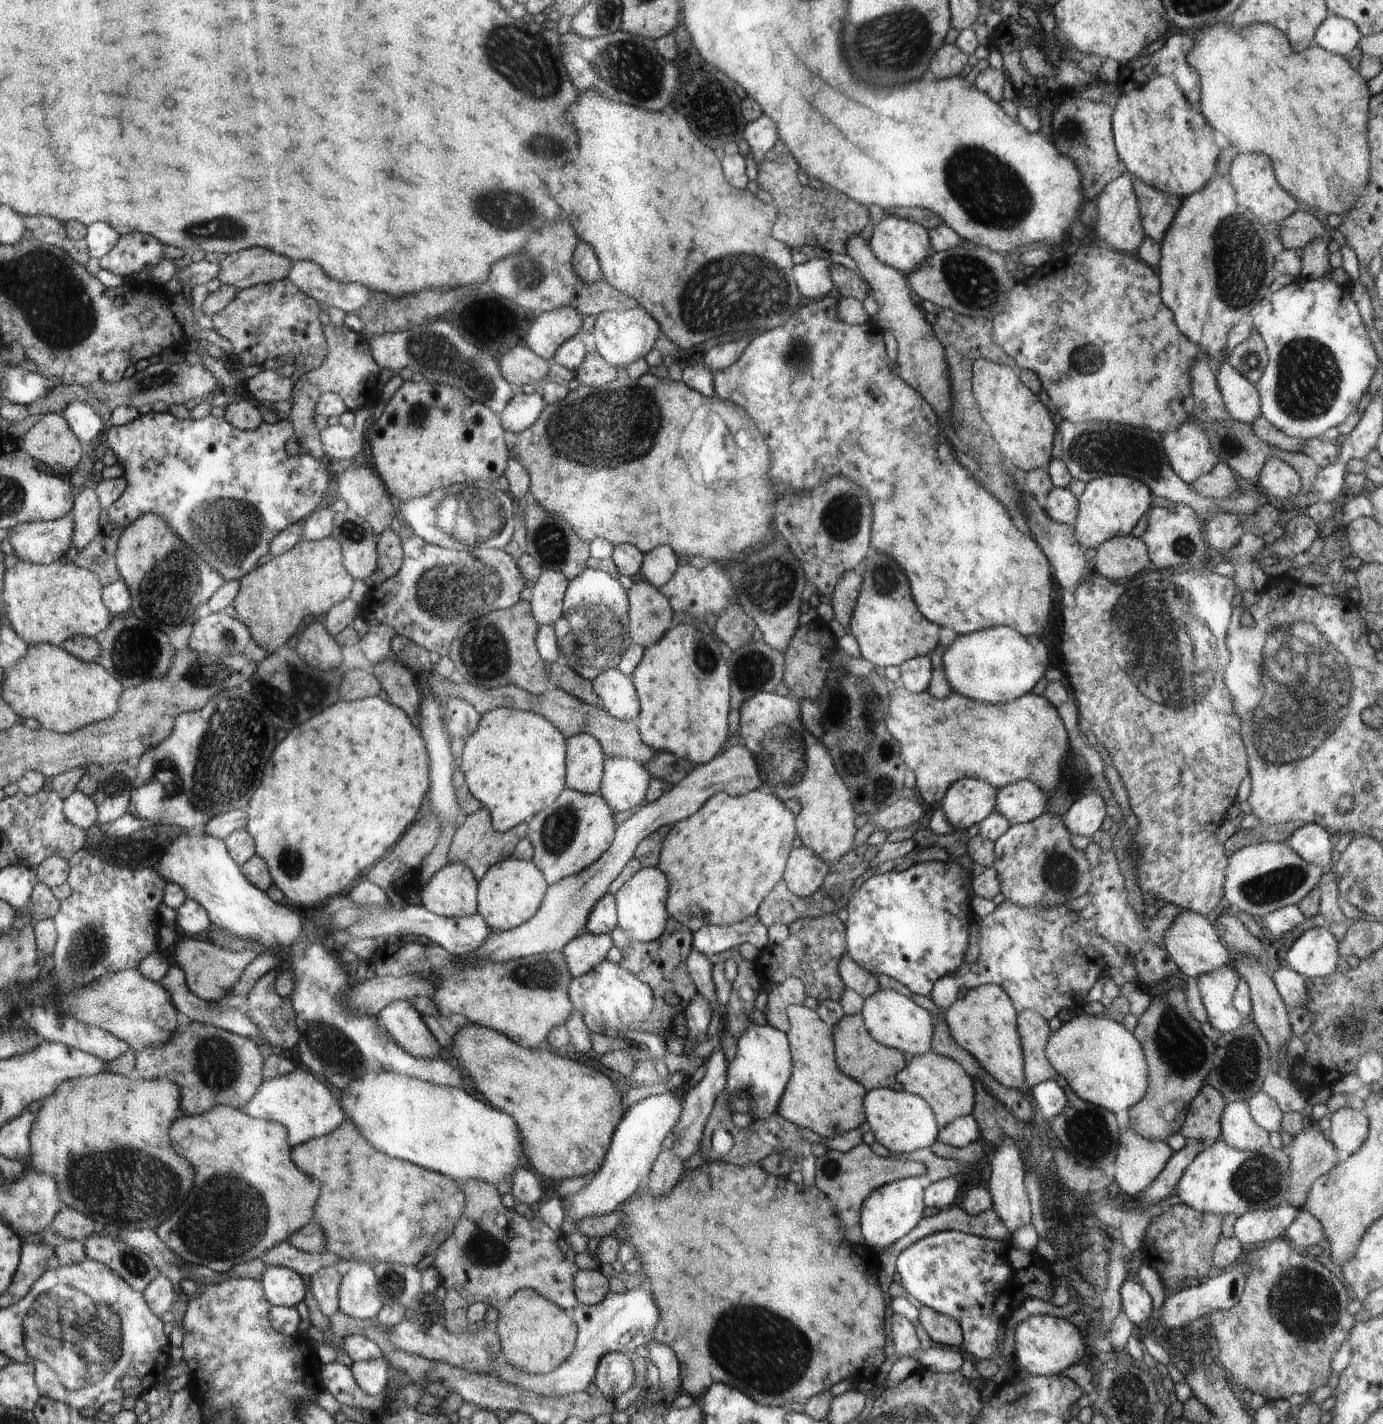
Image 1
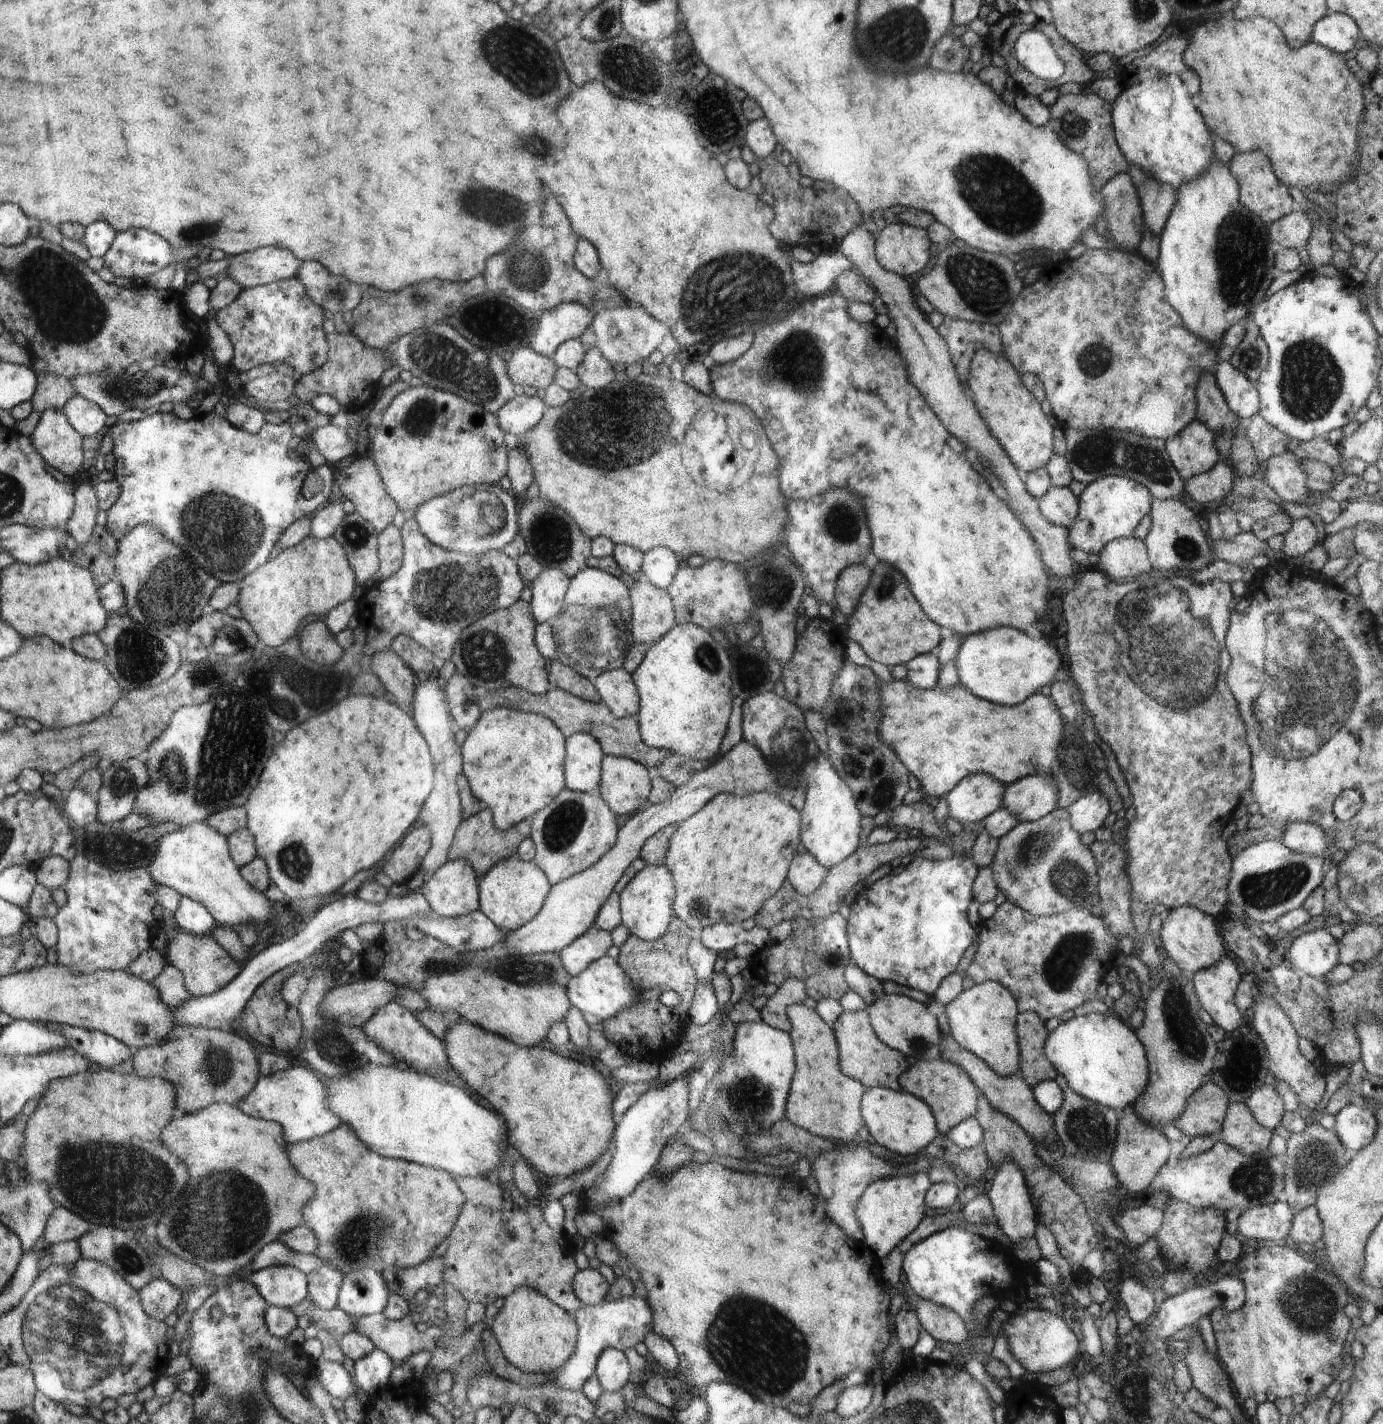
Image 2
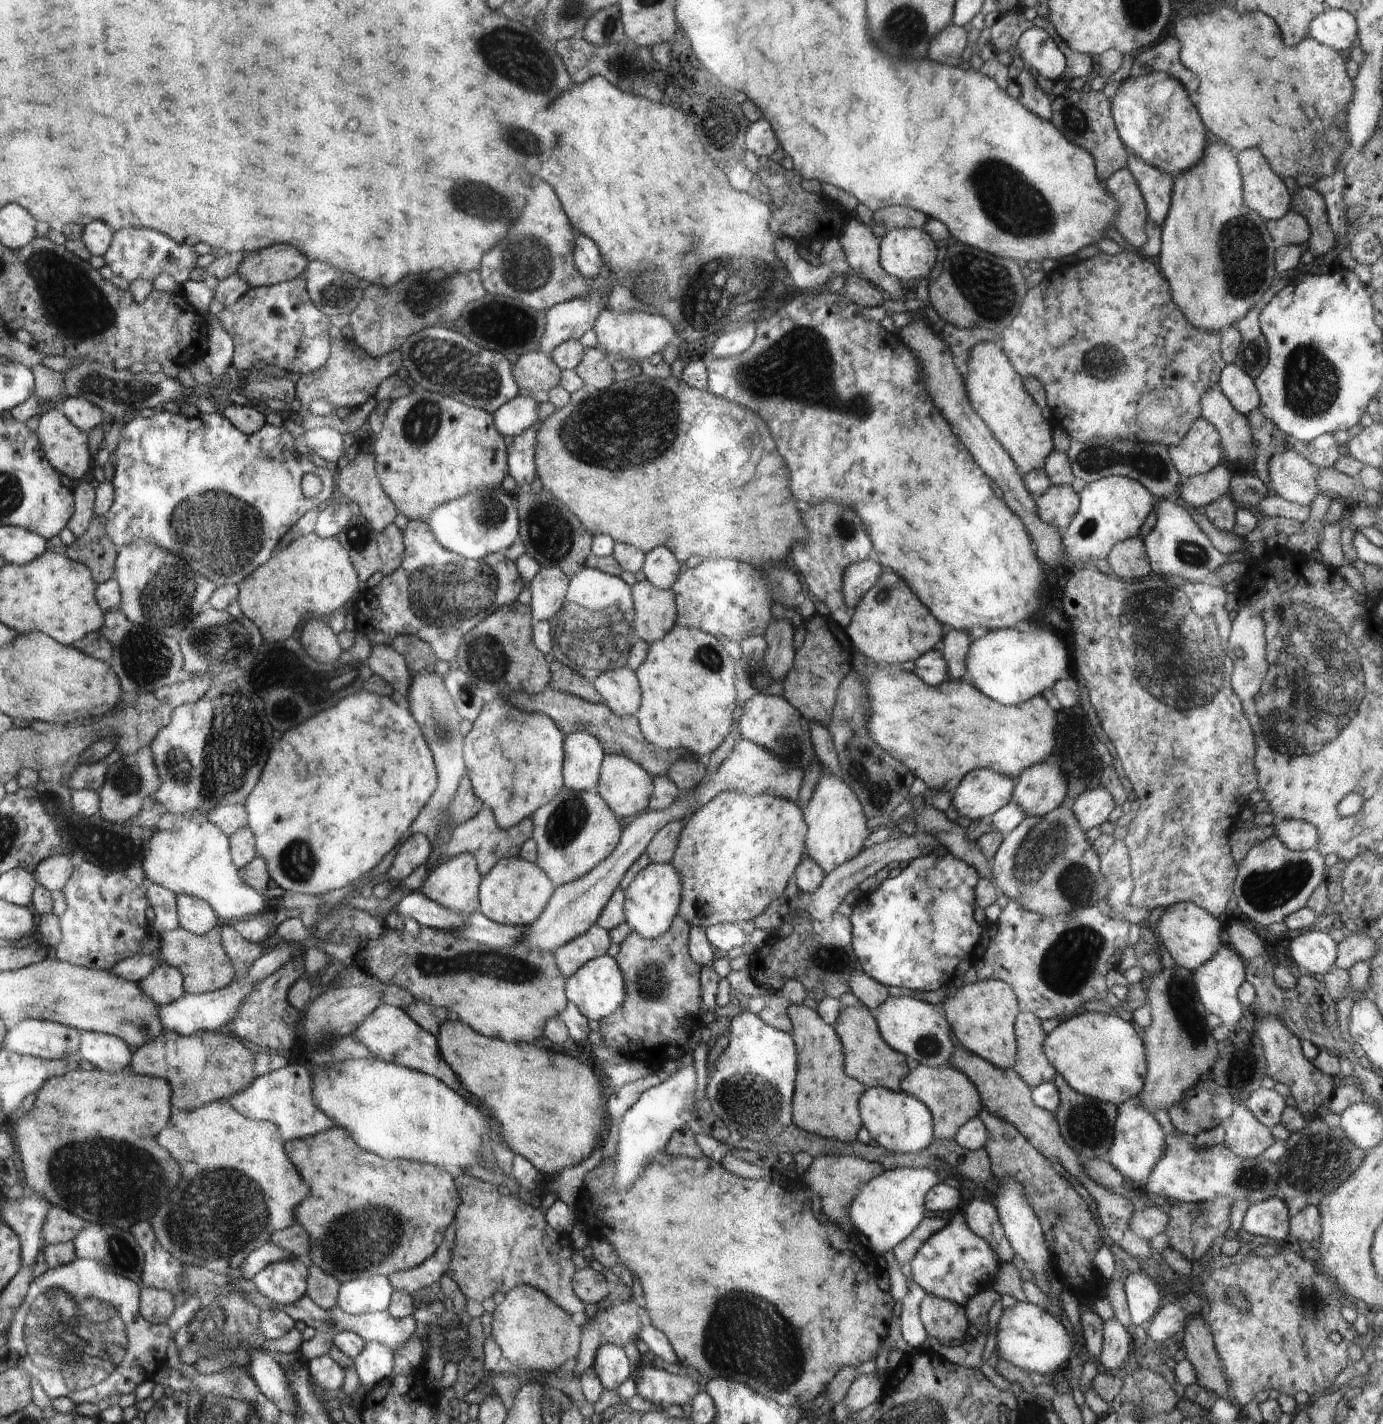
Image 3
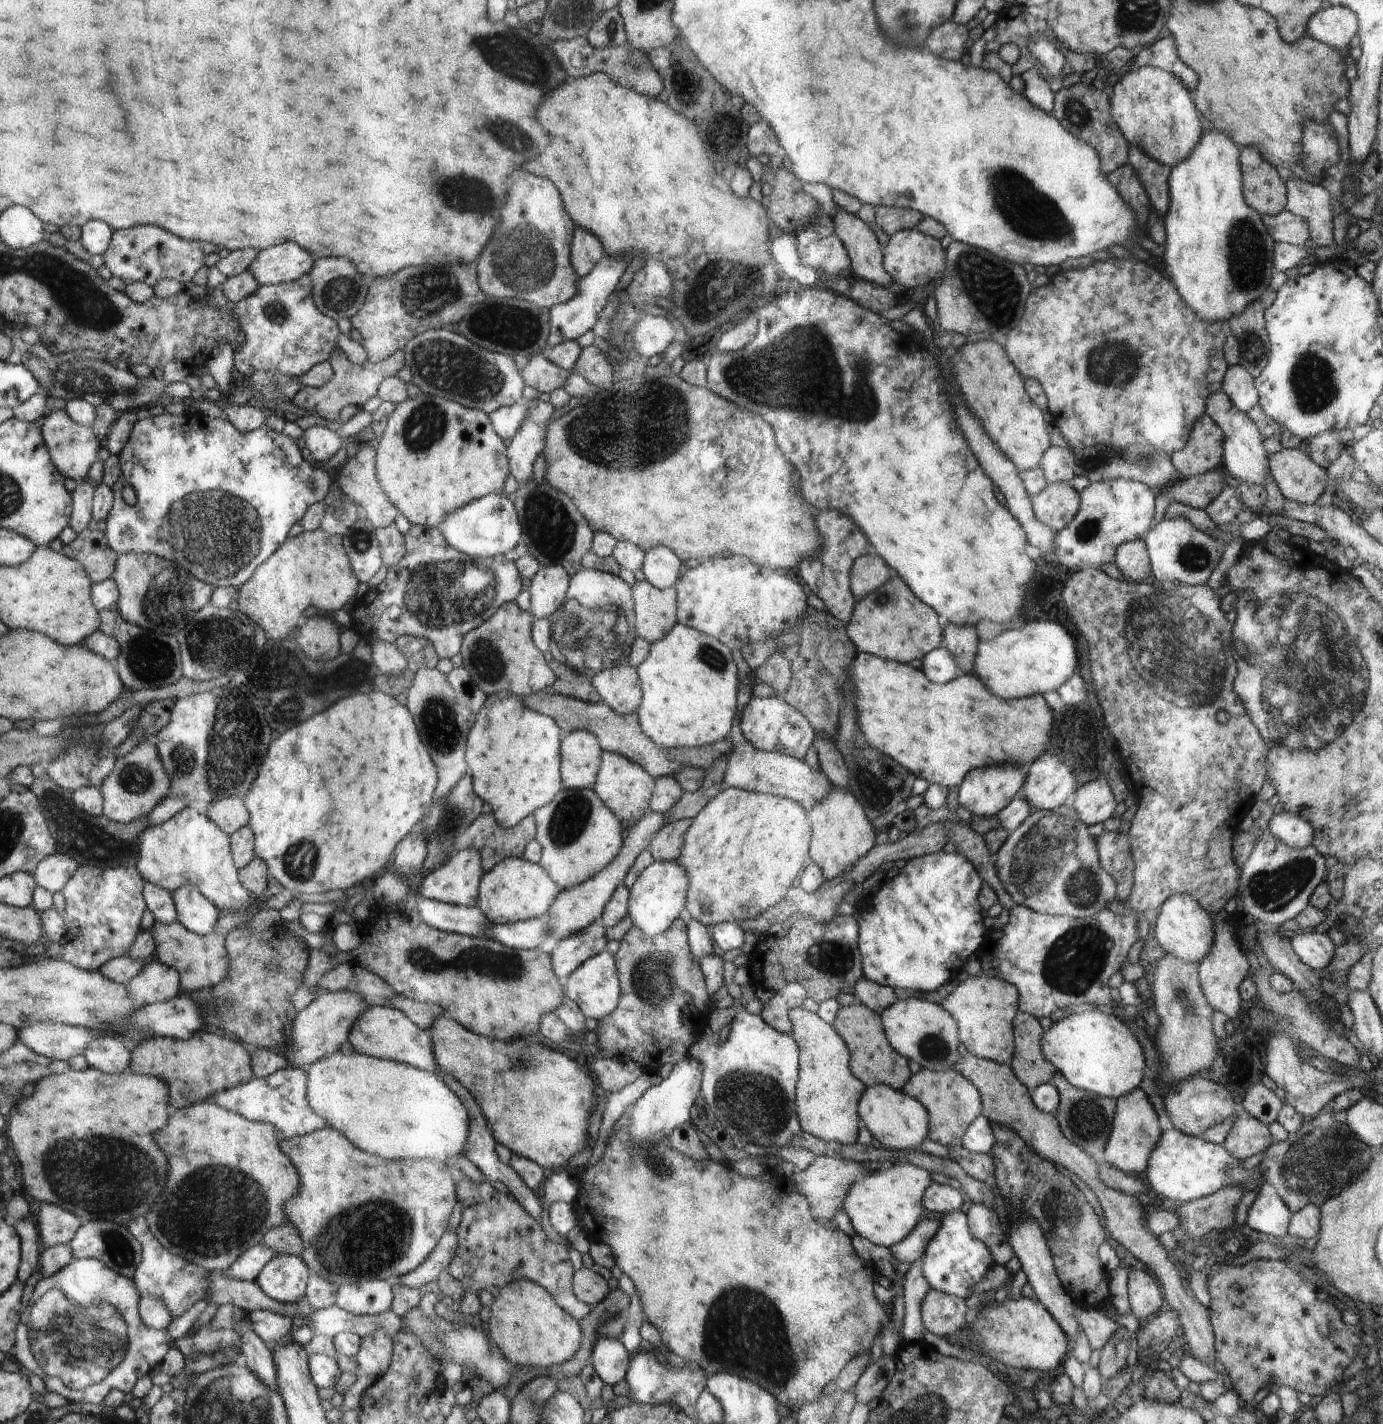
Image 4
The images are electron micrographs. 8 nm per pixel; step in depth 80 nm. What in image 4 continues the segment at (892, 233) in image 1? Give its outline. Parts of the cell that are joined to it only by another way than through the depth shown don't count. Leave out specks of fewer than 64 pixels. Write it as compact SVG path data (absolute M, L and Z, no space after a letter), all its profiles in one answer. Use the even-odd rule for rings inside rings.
M917 228L904 229L890 236L888 246L884 248L883 267L893 278L894 287L899 292L908 292L912 289L929 285L932 280L942 276L944 270L944 248L936 238L930 238Z

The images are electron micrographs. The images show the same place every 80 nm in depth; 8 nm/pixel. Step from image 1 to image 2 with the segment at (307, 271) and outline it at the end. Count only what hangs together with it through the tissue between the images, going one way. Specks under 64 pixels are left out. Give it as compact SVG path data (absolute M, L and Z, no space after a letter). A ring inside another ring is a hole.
M304 262L295 278L302 282L307 296L330 314L354 311L362 302L358 284L352 284L344 276L334 276L318 262Z

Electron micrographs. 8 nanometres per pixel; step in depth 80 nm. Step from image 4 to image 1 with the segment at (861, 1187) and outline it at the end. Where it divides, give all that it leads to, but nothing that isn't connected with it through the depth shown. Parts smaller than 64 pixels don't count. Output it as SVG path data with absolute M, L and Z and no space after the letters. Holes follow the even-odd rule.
M909 1177L900 1179L895 1183L886 1184L880 1187L878 1191L873 1191L871 1196L863 1205L863 1211L860 1214L860 1228L863 1239L866 1244L870 1244L872 1249L889 1248L896 1240L900 1241L908 1232L913 1231L924 1216L924 1204L922 1194L924 1186L920 1180L921 1177Z

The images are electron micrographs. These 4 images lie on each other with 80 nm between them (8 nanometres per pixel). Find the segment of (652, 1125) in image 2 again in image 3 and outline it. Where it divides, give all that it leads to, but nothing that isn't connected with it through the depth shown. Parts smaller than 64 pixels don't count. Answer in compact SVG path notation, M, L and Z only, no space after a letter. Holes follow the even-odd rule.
M689 1062L661 1079L656 1087L646 1090L635 1099L632 1108L624 1114L618 1131L614 1156L615 1176L612 1184L616 1190L626 1188L630 1182L636 1180L638 1174L642 1175L652 1160L666 1150L668 1140L671 1140L672 1136L690 1120L694 1092L696 1092L696 1072L694 1064Z

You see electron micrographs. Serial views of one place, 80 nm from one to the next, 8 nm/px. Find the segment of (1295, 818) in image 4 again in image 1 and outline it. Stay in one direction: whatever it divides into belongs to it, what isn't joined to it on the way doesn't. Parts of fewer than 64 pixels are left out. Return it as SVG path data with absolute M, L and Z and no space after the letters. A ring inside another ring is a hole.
M1299 824L1287 844L1308 864L1324 868L1331 861L1330 833L1318 824Z

